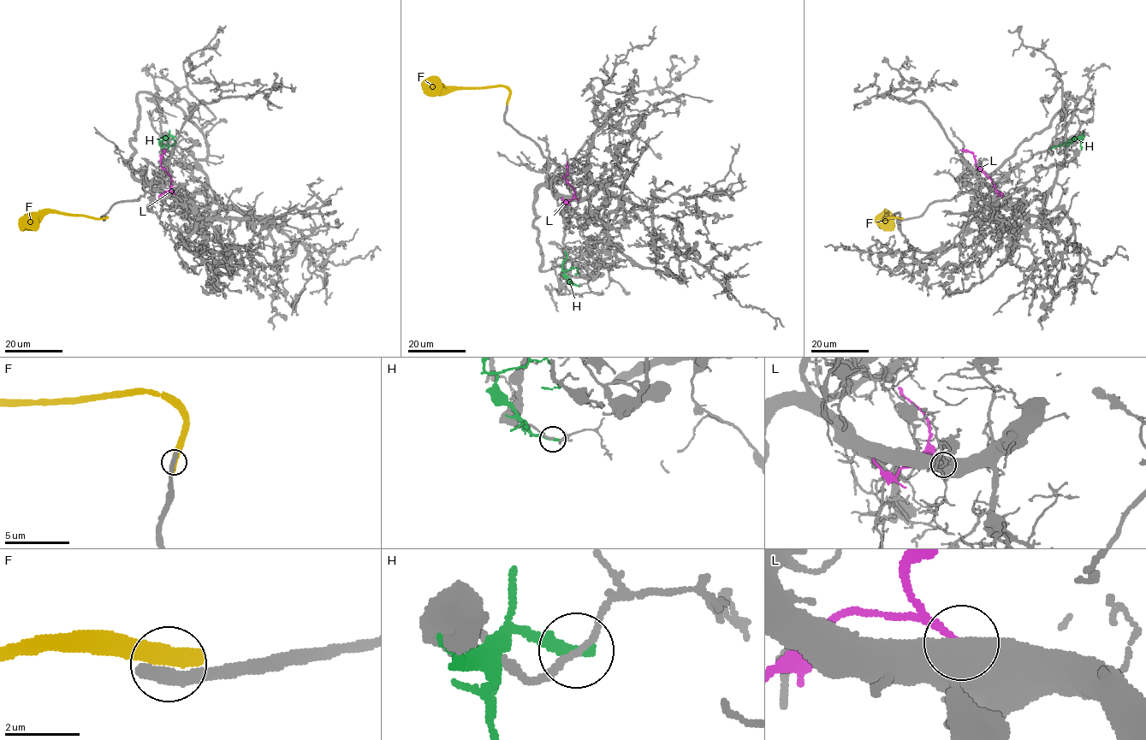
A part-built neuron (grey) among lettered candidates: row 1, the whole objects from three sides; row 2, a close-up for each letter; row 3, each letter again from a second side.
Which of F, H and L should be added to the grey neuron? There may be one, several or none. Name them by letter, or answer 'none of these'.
none of these

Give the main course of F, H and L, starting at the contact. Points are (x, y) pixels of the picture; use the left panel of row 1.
F: (104, 219), (39, 213), (30, 214), (19, 227)
H: (174, 136), (169, 135), (162, 139), (162, 142), (173, 146), (175, 141), (172, 139)
L: (174, 193), (170, 190), (171, 176), (161, 166), (163, 150)

